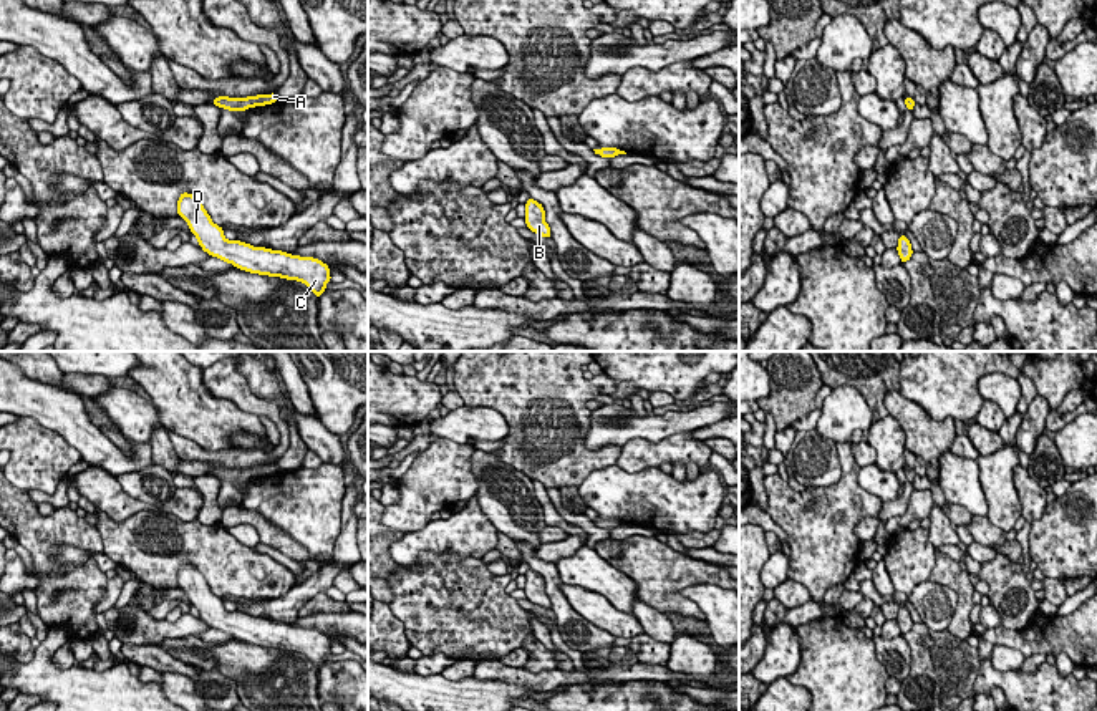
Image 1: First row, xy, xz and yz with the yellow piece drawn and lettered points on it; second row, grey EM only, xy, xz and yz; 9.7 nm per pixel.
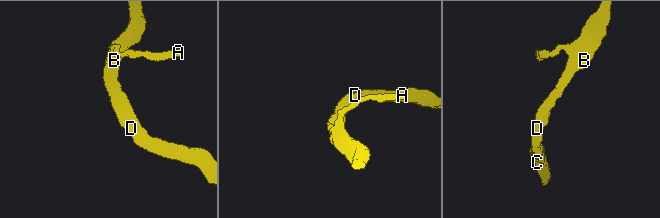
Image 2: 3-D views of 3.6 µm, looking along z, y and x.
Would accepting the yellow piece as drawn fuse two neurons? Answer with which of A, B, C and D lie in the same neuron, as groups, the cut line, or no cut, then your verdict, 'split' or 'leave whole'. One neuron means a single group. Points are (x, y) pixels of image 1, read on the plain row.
A B C D | no cut | leave whole

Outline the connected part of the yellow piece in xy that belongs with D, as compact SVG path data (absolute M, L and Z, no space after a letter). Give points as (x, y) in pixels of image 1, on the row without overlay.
M182 563L177 570L177 587L182 588L201 620L234 638L268 648L280 648L305 655L317 670L331 653L330 638L315 628L292 626L267 618L254 618L240 612L227 612L224 600L212 593L205 578L194 565Z

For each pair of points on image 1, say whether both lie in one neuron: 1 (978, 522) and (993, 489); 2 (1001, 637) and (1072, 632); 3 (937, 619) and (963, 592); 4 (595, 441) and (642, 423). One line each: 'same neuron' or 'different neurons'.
1: different neurons
2: same neuron
3: different neurons
4: same neuron

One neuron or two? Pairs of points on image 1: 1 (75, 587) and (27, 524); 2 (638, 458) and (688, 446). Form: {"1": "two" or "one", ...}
{"1": "one", "2": "one"}

